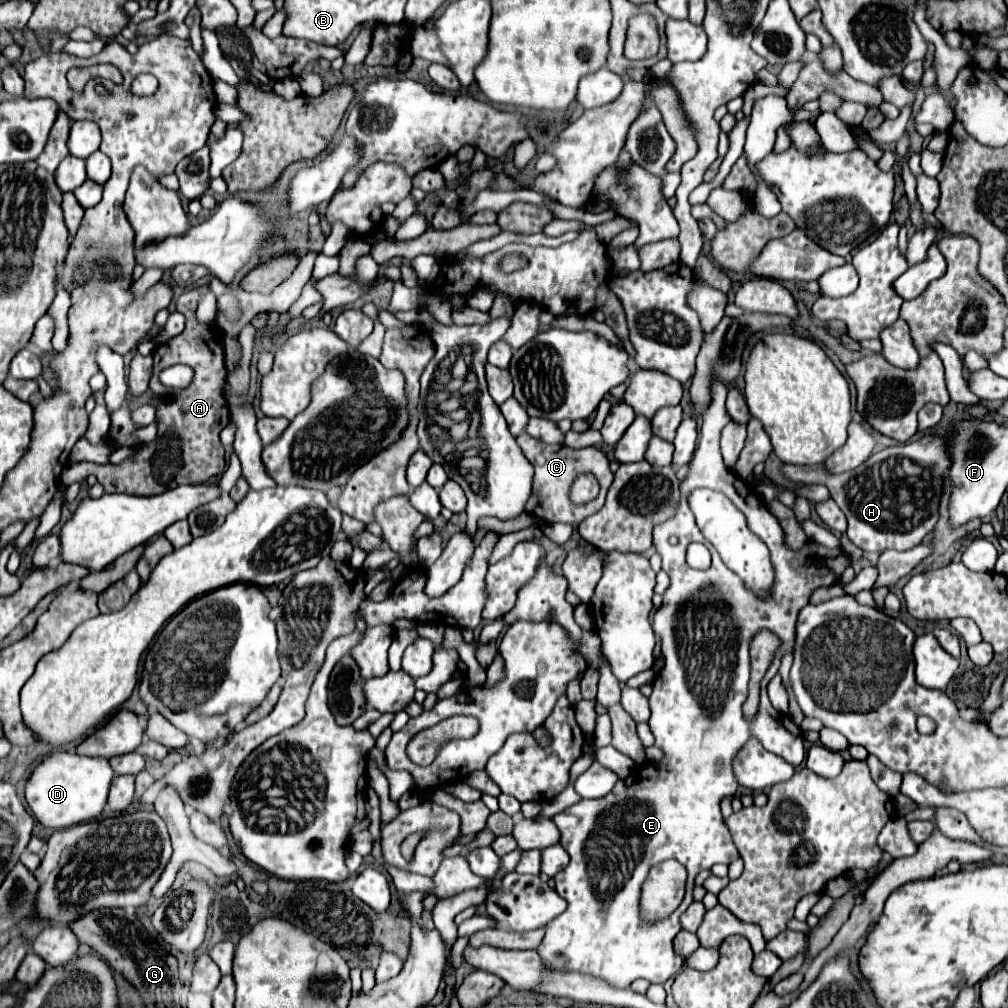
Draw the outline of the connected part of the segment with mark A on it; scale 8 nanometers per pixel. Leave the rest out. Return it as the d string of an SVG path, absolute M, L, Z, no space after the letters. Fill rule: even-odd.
M199 285L191 291L185 291L175 299L175 309L185 315L185 331L175 339L169 339L165 345L155 347L153 351L153 377L149 389L167 397L167 405L157 405L157 437L151 443L135 447L135 455L125 459L119 465L95 465L95 463L69 463L61 481L65 485L85 481L87 475L97 475L99 483L109 493L127 493L127 495L161 495L167 489L175 489L177 485L193 485L207 483L223 473L223 445L219 441L221 429L229 423L229 407L223 395L223 383L227 377L227 367L223 363L223 343L221 335L215 327L201 325L197 321L197 303L209 291L209 285ZM185 361L185 365L195 369L193 383L183 391L167 391L159 385L159 371L167 365L177 365Z

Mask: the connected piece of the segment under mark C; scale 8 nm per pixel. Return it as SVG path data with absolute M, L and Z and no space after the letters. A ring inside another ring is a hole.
M521 433L517 437L519 447L523 449L525 457L535 465L535 483L533 483L533 495L527 503L527 513L545 521L545 523L569 523L569 525L579 525L585 517L597 513L603 503L607 489L613 481L613 473L609 469L609 459L597 449L597 447L585 447L585 449L571 449L567 445L547 445L539 439L533 439L527 433ZM581 473L591 473L599 481L599 495L591 503L585 505L575 505L569 499L569 489L571 483L577 479Z

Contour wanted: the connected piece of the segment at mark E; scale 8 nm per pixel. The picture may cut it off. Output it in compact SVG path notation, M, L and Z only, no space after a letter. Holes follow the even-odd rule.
M711 383L715 387L715 395L711 395L711 403L707 405L707 411L703 411L703 425L699 433L699 447L689 463L689 477L681 483L681 505L673 519L657 525L653 529L653 545L657 553L663 557L663 569L671 577L671 585L667 593L663 595L663 605L657 609L653 617L653 631L661 639L661 653L665 659L665 665L659 673L661 687L655 687L657 691L651 693L649 705L651 705L651 719L649 727L655 735L655 745L665 751L665 757L655 763L653 767L633 767L627 779L621 779L615 789L601 797L601 799L583 799L581 803L575 803L567 807L565 811L553 815L553 821L559 827L561 833L561 845L569 853L571 861L569 865L557 873L555 885L557 893L567 901L567 909L555 917L555 921L547 923L545 937L541 945L537 947L539 957L543 959L547 969L555 971L577 971L585 975L595 975L599 979L605 979L613 987L629 987L635 979L647 979L651 983L665 983L667 979L675 977L683 969L683 957L679 957L673 951L673 937L681 931L679 915L693 903L693 879L701 869L711 869L715 863L729 865L739 857L731 833L727 831L727 825L723 821L719 801L725 795L735 795L737 791L737 779L731 769L731 761L737 755L737 751L749 741L749 737L757 737L763 747L779 757L783 757L787 763L797 767L805 759L803 751L803 731L795 727L789 715L773 709L773 705L767 699L767 683L777 675L777 669L781 665L781 657L785 653L793 653L795 647L795 619L797 611L805 607L810 601L811 593L819 587L831 587L835 585L843 571L851 567L851 557L837 549L827 549L819 543L807 540L799 551L793 551L785 543L785 533L779 525L779 521L767 511L765 503L757 497L757 493L743 483L731 469L725 467L719 439L723 427L729 423L727 409L725 409L725 397L727 387L723 383ZM693 489L713 489L721 491L731 499L731 503L745 515L747 527L769 547L771 561L775 567L775 587L773 597L769 601L757 599L753 593L749 593L743 587L743 581L725 567L719 553L705 543L705 537L701 535L695 517L687 503L687 493ZM693 541L701 541L709 547L713 555L713 565L707 571L691 569L685 563L687 547ZM759 629L771 629L773 633L779 633L779 639L783 645L775 652L771 667L761 683L761 707L757 713L757 719L753 723L747 723L743 719L743 703L747 699L747 683L749 683L749 641ZM665 859L677 859L687 869L687 885L685 885L685 899L679 905L679 909L665 921L647 925L639 919L639 891L641 883L645 881L649 869Z

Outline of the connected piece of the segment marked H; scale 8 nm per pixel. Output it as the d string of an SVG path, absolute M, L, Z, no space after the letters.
M923 435L917 441L887 447L861 463L855 471L831 475L823 463L815 467L785 465L783 475L795 483L823 483L831 497L847 515L847 535L863 551L883 553L887 549L909 551L919 545L939 521L939 501L943 477L951 469L947 455L947 435Z

